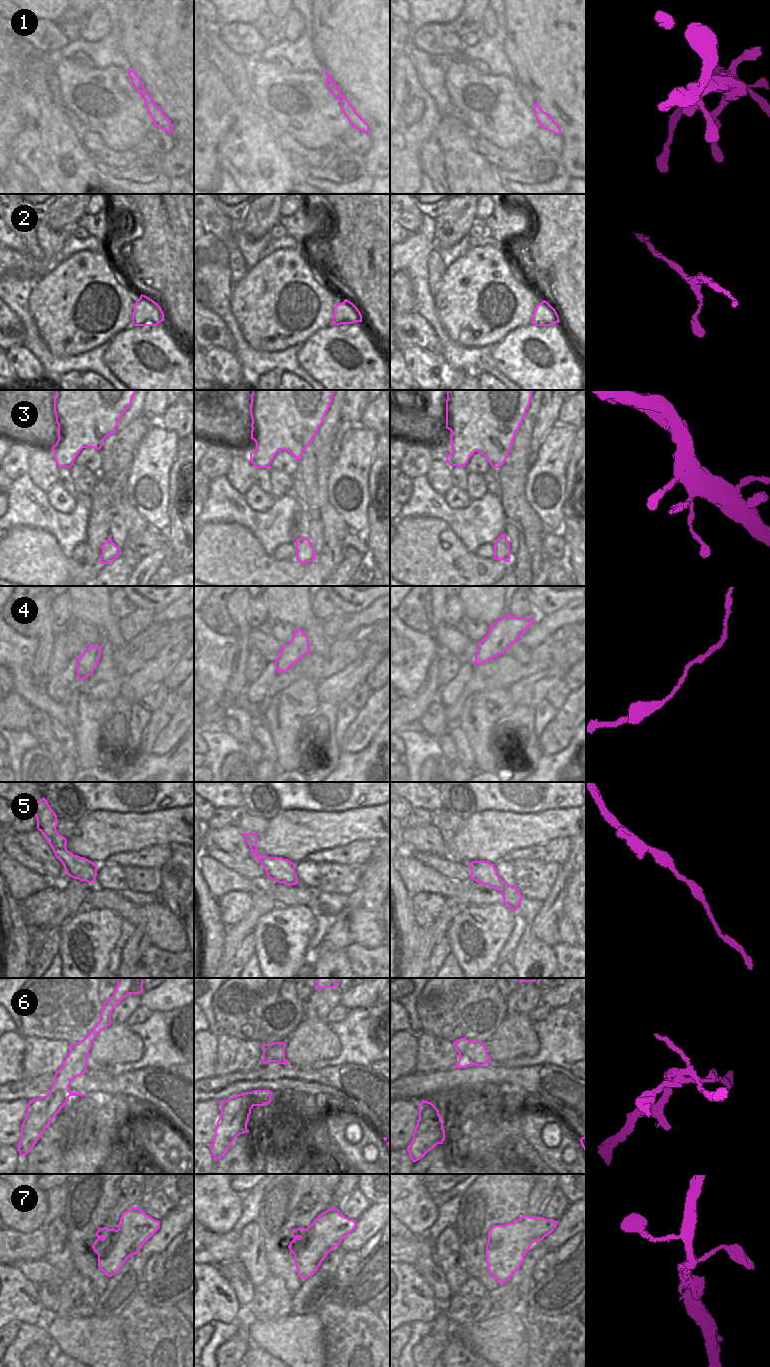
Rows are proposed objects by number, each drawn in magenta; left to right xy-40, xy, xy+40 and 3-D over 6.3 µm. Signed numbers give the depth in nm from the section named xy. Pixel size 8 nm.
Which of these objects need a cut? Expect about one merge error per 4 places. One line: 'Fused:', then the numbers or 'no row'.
Fused: 6

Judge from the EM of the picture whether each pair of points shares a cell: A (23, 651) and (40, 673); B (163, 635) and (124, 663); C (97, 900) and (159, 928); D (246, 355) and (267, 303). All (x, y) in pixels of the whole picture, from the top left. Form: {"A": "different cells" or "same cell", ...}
{"A": "different cells", "B": "same cell", "C": "same cell", "D": "different cells"}

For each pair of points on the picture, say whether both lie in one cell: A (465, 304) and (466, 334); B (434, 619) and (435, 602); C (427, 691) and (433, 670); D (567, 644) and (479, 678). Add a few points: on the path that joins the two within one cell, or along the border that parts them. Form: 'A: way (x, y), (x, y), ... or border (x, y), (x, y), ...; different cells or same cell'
A: way (465, 311), (465, 325), (463, 327); same cell
B: way (434, 615), (434, 606); same cell
C: way (431, 686), (432, 675); same cell
D: way (545, 655), (528, 669), (504, 670), (501, 672); same cell

